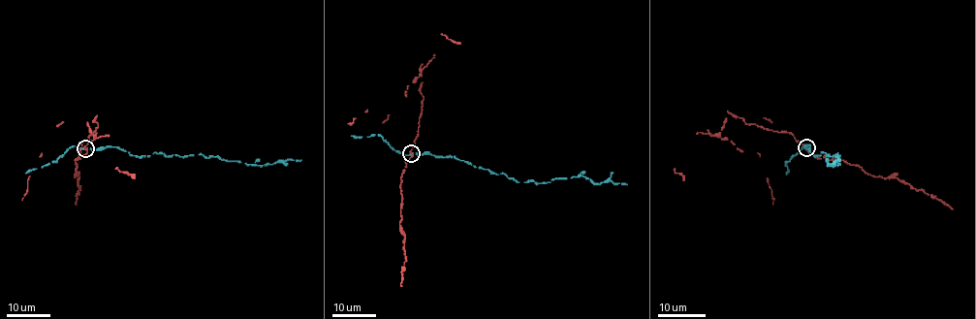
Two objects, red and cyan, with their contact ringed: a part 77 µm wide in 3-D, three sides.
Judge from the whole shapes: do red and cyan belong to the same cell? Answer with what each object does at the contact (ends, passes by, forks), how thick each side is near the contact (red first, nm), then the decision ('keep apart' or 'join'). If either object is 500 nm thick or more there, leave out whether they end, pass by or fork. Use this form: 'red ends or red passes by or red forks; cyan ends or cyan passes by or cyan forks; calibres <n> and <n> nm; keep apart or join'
red ends; cyan ends; calibres 280 and 280 nm; keep apart

